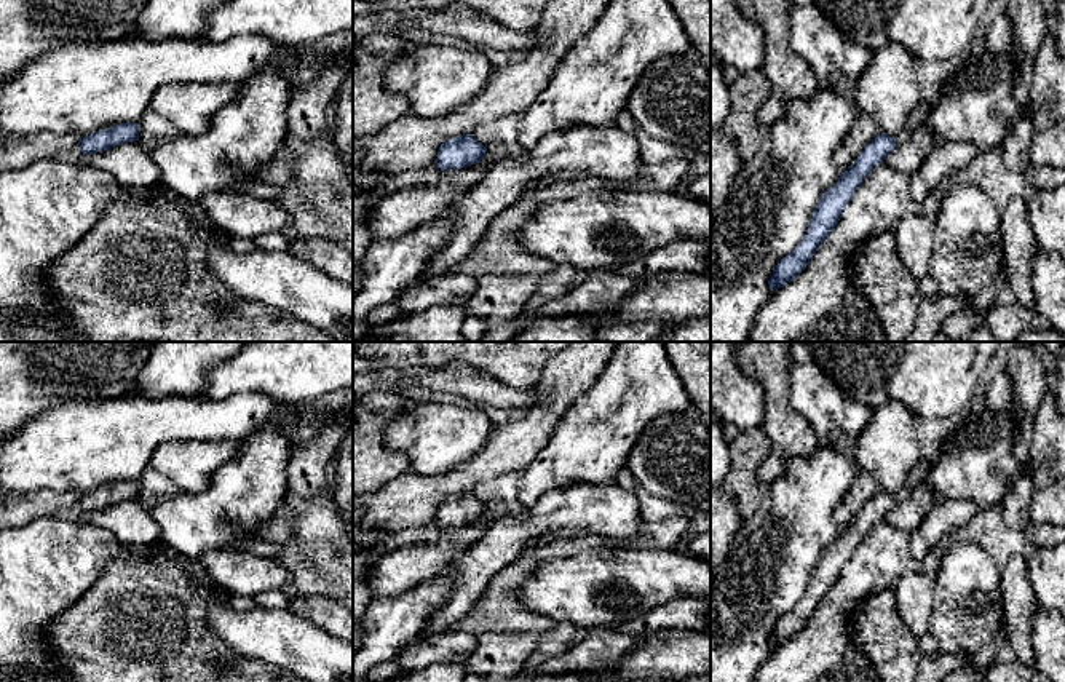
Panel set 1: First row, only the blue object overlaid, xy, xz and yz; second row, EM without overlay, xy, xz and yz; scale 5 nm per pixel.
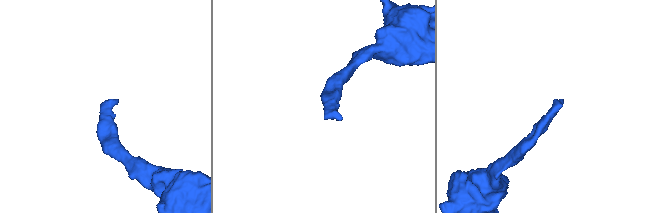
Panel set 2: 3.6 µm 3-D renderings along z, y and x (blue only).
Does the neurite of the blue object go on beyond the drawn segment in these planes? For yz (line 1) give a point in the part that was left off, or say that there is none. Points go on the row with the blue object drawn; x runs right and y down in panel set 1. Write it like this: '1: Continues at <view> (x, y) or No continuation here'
1: Continues at yz (920, 115)

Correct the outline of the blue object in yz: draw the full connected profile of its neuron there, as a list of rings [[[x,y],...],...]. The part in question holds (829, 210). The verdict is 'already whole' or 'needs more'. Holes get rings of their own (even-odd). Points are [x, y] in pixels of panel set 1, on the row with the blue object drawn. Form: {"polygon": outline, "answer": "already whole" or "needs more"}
{"polygon": [[[948,80],[929,104],[920,102],[913,113],[909,117],[904,128],[893,137],[885,133],[878,134],[861,152],[856,161],[843,172],[837,184],[827,188],[822,198],[818,201],[808,230],[800,244],[795,246],[778,265],[773,267],[773,275],[768,280],[768,286],[776,292],[784,284],[797,278],[810,264],[819,246],[835,230],[846,204],[869,176],[869,172],[904,141],[907,141],[920,126],[928,125],[929,113],[936,101],[950,93],[955,85]]], "answer": "needs more"}

